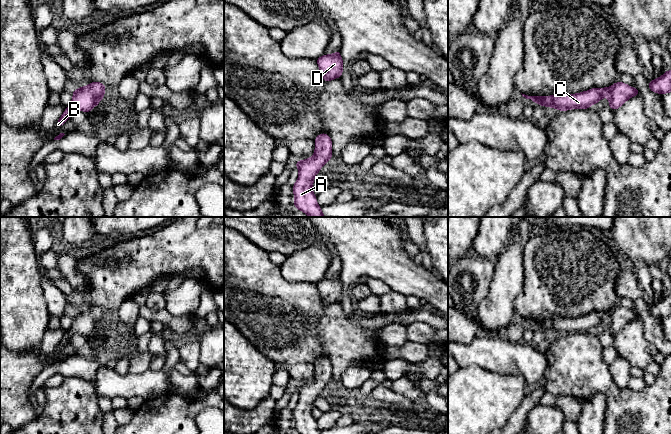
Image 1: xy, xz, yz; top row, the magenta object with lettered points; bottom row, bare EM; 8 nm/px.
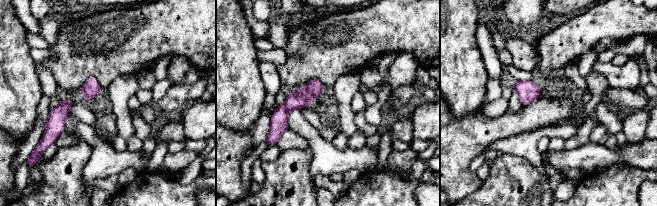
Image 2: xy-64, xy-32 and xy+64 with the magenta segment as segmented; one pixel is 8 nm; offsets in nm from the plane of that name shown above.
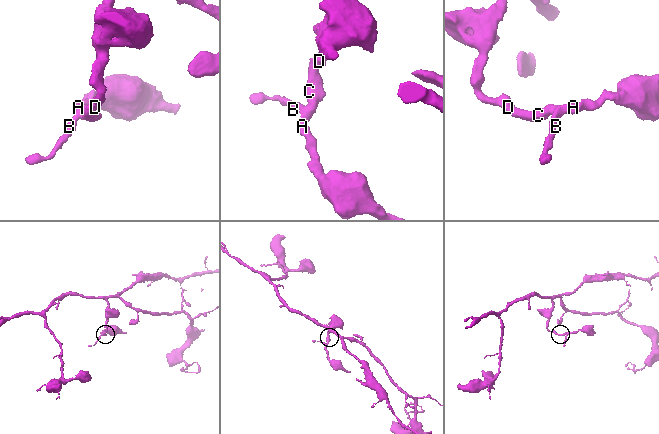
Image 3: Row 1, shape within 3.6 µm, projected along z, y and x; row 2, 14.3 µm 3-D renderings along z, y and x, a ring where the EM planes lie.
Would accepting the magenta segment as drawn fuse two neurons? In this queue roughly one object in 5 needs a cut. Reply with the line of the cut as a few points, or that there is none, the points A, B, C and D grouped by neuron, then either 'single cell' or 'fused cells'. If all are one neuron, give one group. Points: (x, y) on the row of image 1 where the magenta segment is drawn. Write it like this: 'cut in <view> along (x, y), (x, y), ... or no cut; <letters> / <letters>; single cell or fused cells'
no cut; A B C D; single cell

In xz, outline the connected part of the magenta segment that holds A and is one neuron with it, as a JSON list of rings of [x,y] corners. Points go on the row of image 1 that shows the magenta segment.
[[[326,133],[319,134],[315,140],[315,153],[312,158],[295,162],[299,177],[293,185],[294,207],[309,217],[325,217],[317,204],[316,195],[312,191],[314,177],[321,167],[332,157],[332,141]]]

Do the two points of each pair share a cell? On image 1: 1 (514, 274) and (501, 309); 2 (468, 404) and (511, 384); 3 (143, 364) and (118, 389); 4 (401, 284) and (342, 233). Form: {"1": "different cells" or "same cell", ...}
{"1": "same cell", "2": "same cell", "3": "different cells", "4": "same cell"}

